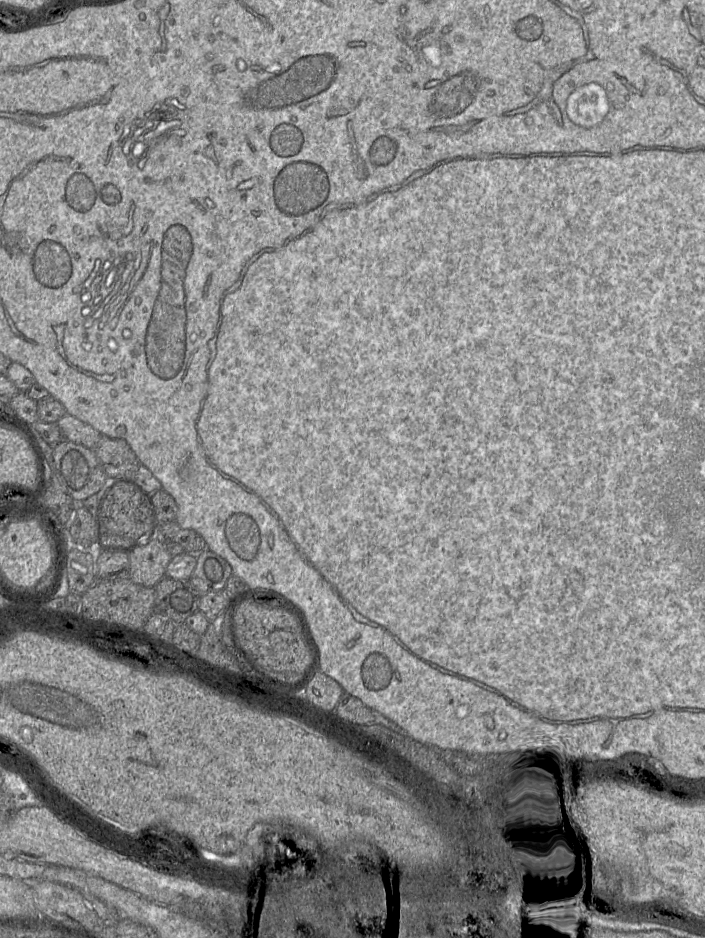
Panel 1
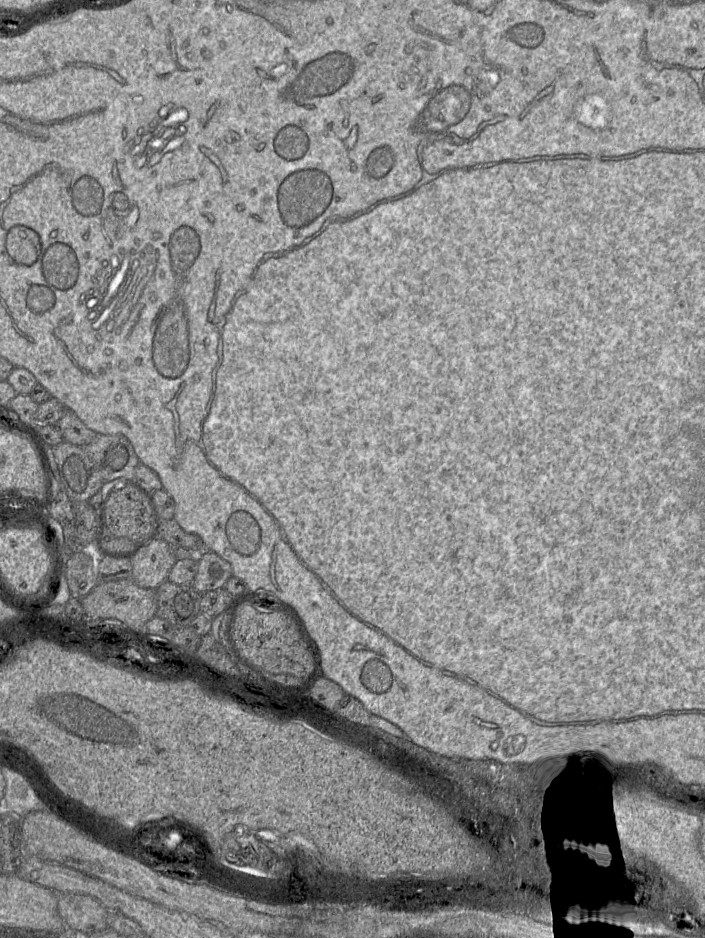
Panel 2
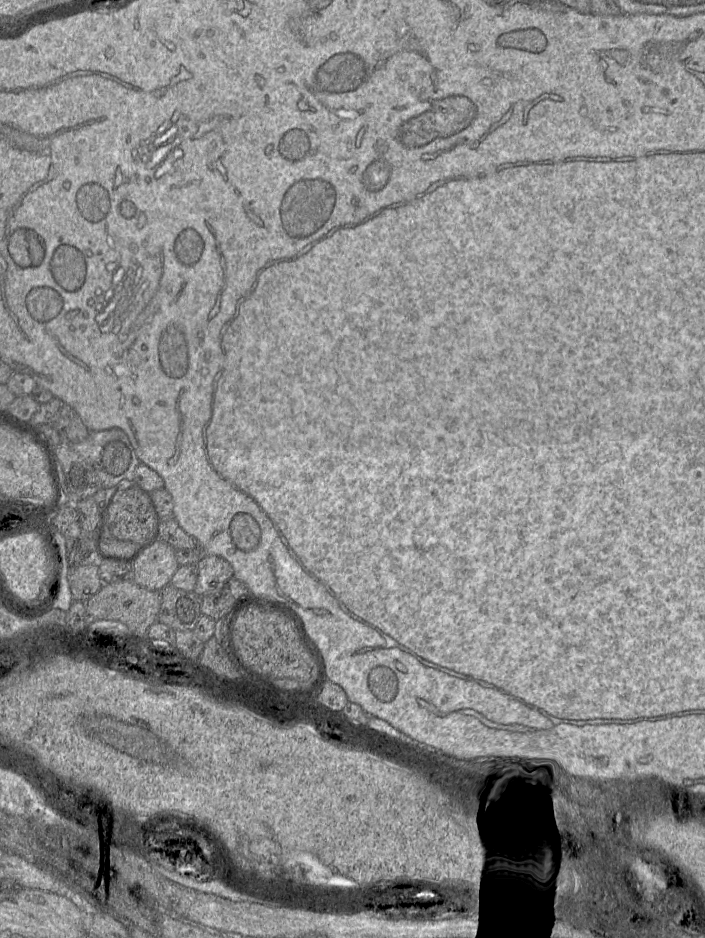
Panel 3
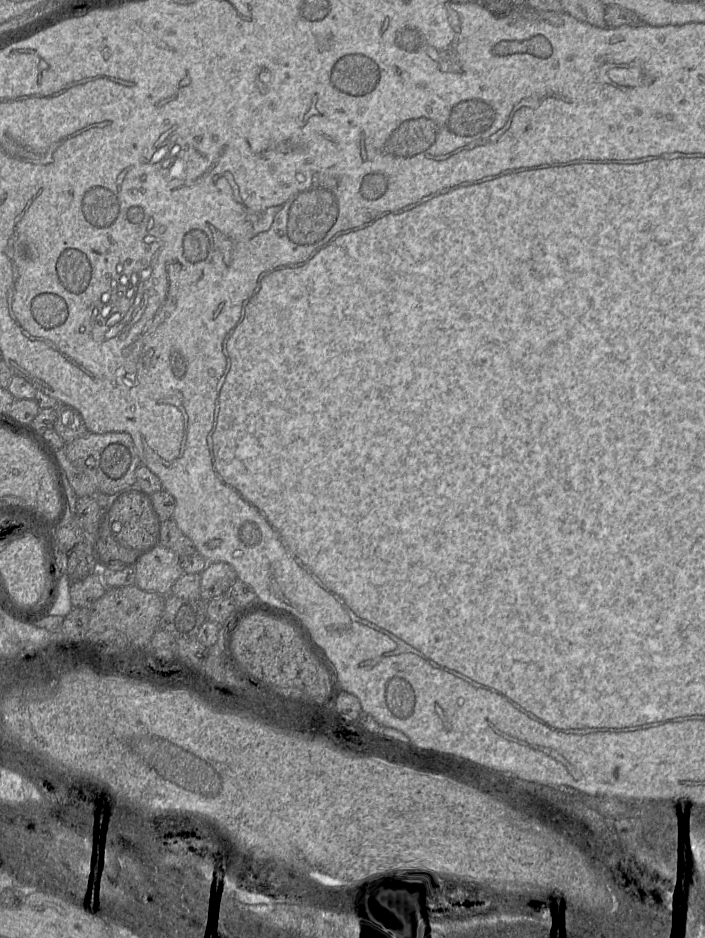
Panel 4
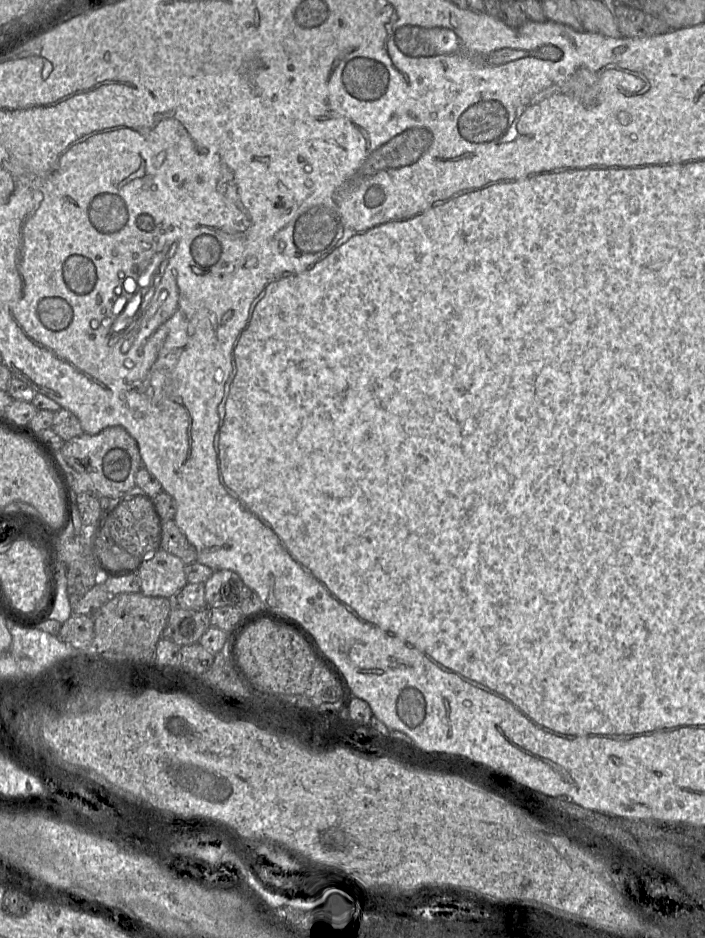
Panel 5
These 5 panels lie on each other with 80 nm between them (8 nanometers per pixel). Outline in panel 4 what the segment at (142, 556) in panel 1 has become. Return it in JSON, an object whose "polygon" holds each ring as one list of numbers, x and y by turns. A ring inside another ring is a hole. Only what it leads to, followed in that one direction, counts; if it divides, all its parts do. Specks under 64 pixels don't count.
{"polygon":[[158,545,144,555,136,570,136,585,145,591,168,596,176,581,184,574,180,557,171,549]]}

